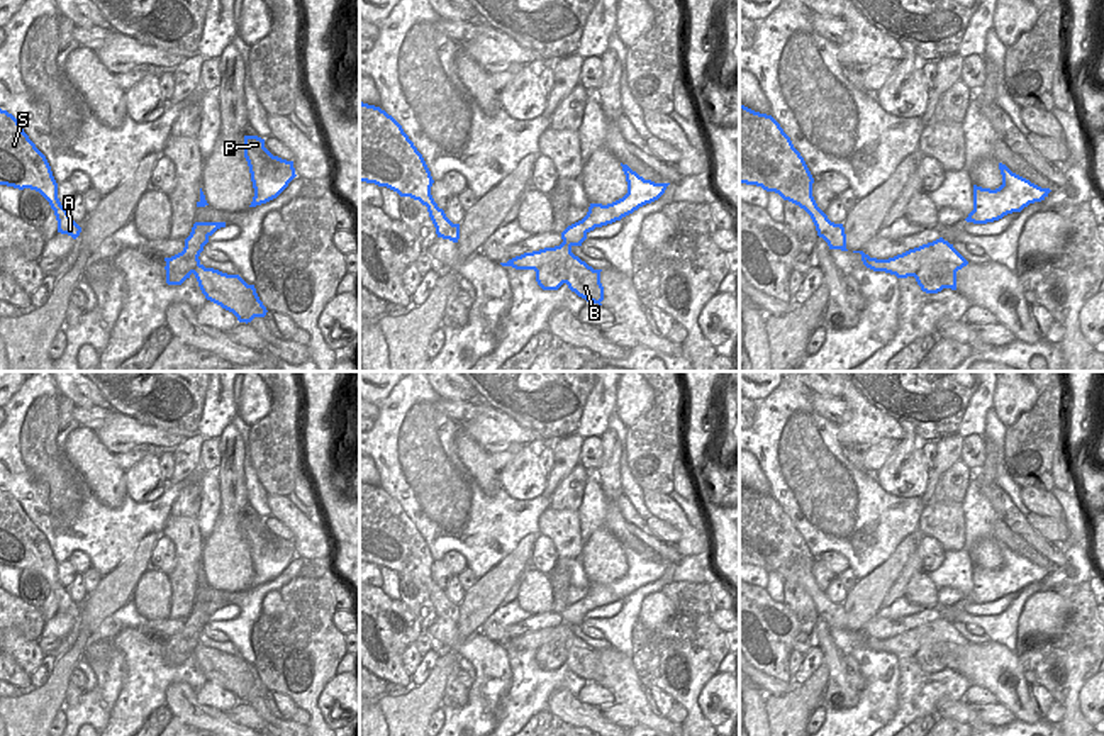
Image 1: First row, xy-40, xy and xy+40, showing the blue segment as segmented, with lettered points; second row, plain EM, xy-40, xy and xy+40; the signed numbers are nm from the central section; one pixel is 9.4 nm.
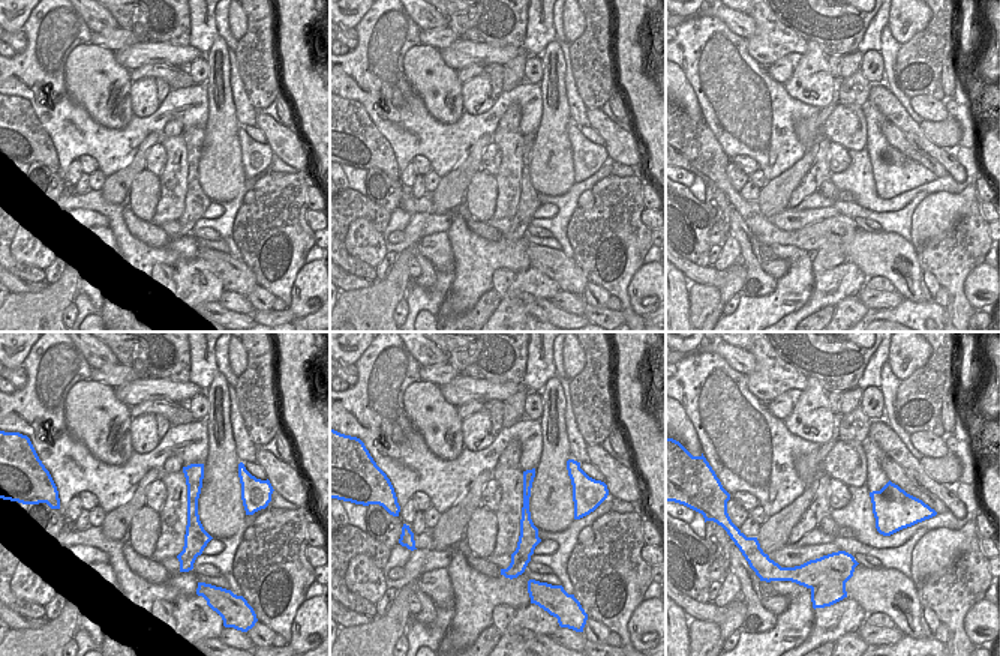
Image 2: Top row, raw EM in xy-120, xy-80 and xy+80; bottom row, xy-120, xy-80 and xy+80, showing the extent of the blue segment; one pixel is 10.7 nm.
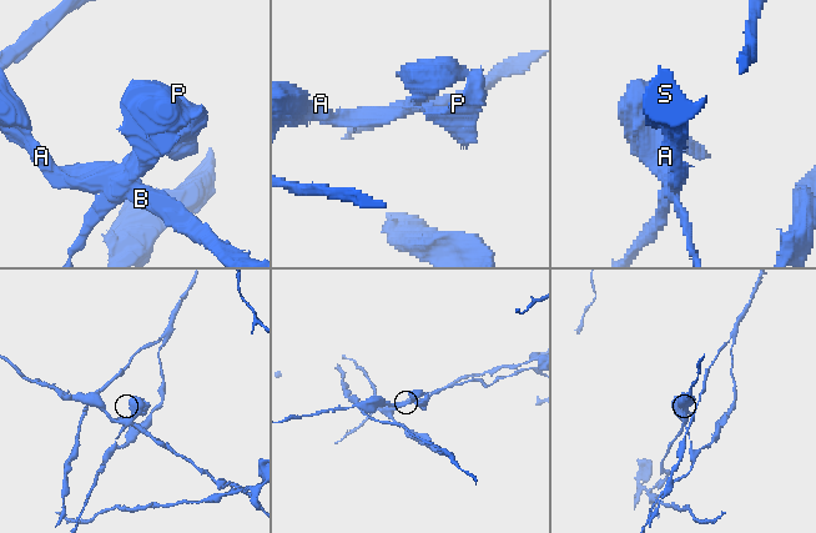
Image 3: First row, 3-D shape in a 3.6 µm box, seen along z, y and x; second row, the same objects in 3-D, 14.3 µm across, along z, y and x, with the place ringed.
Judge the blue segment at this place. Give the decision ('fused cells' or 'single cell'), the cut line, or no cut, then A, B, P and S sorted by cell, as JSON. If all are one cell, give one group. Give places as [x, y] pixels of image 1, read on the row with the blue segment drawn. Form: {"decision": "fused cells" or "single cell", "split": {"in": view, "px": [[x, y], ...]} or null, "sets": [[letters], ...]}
{"decision": "fused cells", "split": {"in": "xy+40", "px": [[962, 265], [930, 262], [914, 277]]}, "sets": [["A", "B", "S"], ["P"]]}

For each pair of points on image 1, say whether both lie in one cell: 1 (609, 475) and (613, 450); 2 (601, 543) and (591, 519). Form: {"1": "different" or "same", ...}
{"1": "same", "2": "different"}

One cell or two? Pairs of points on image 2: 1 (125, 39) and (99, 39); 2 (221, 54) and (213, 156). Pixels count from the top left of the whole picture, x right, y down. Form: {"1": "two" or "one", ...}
{"1": "one", "2": "one"}

